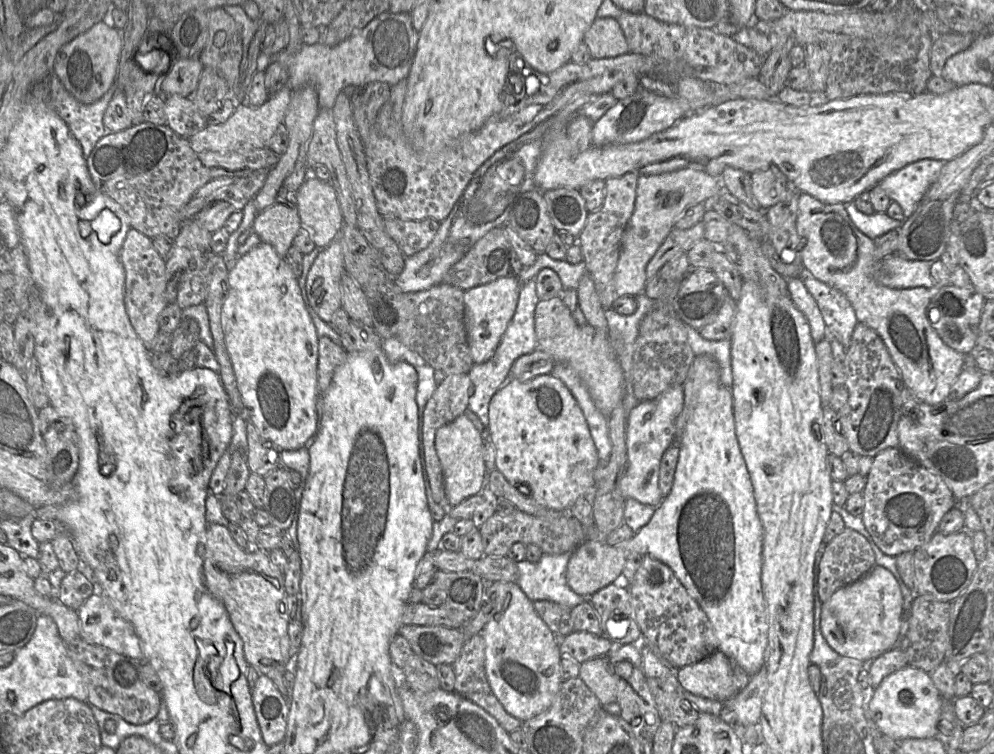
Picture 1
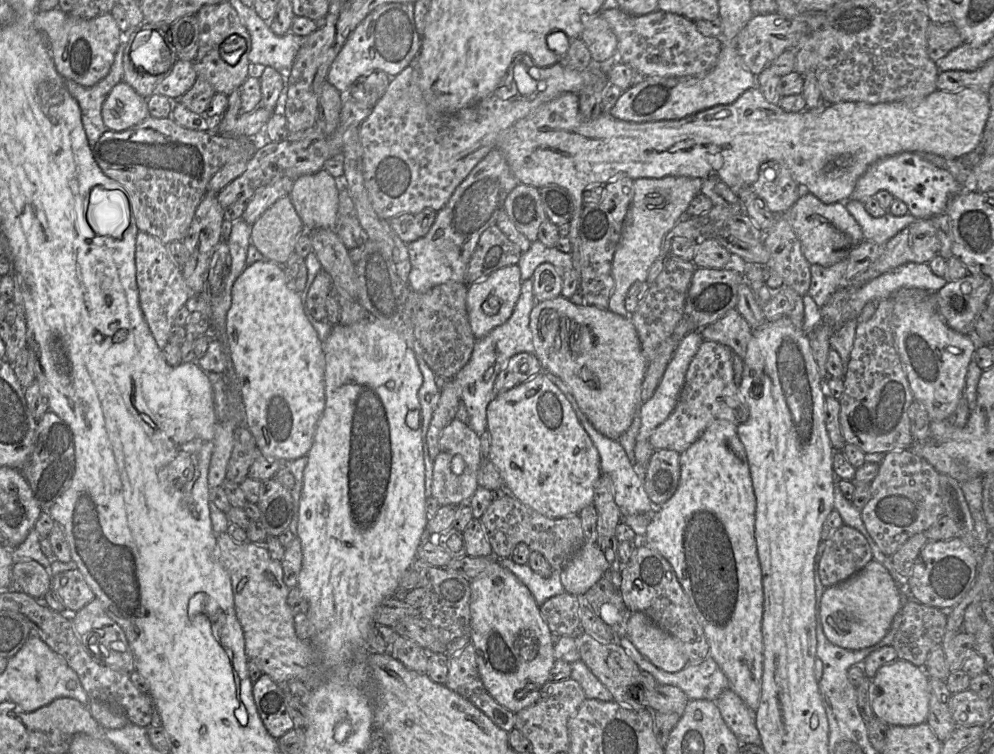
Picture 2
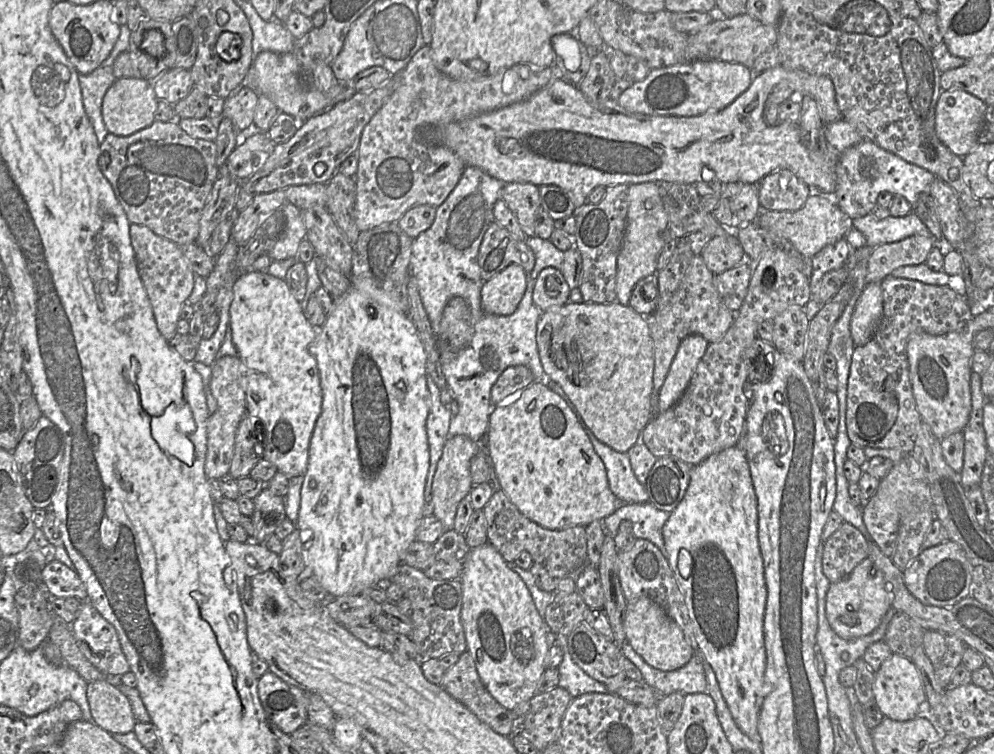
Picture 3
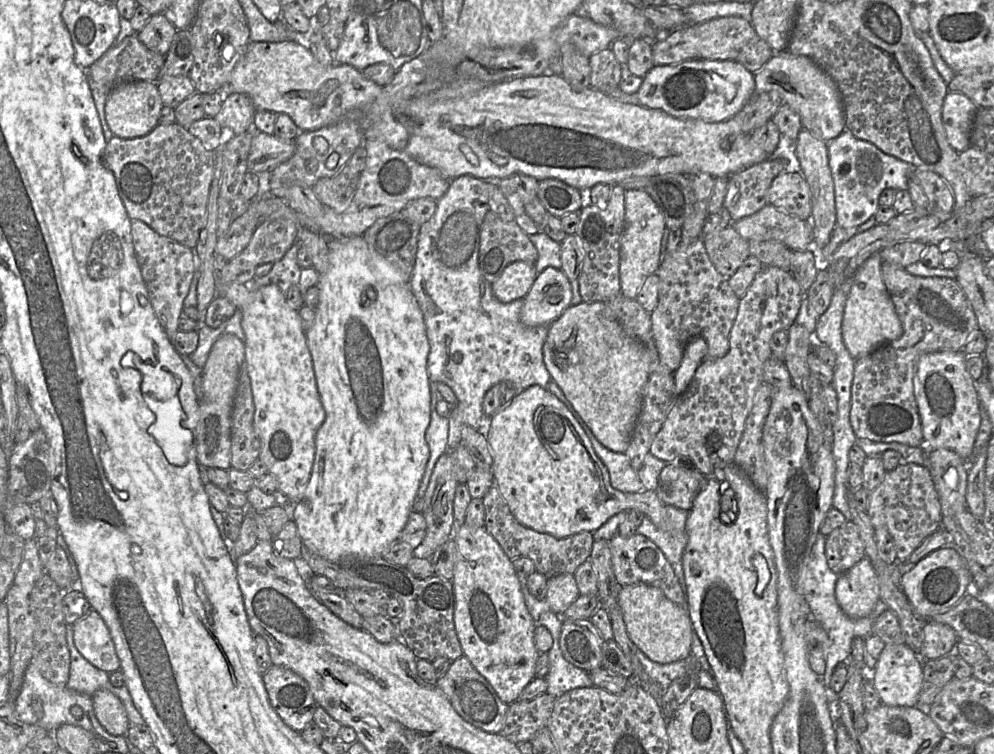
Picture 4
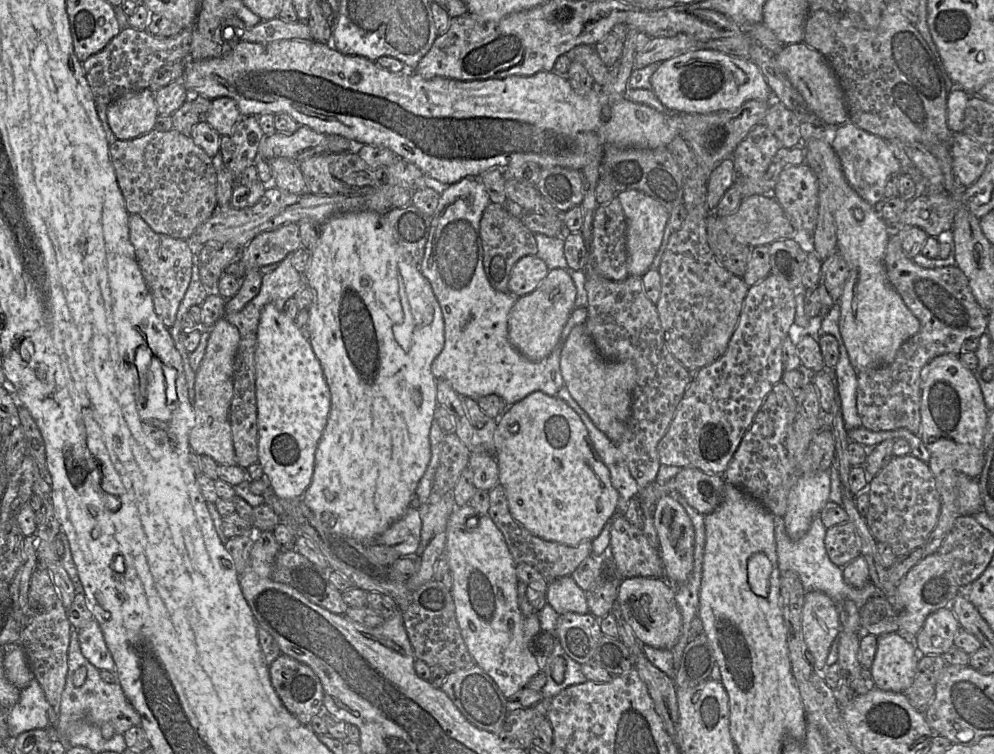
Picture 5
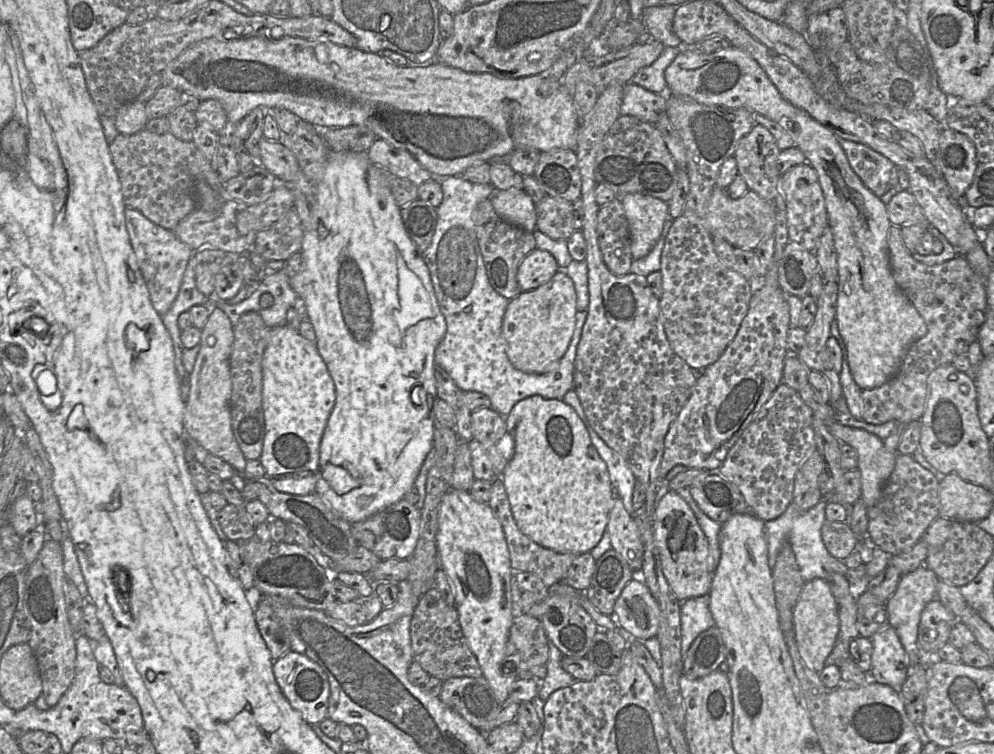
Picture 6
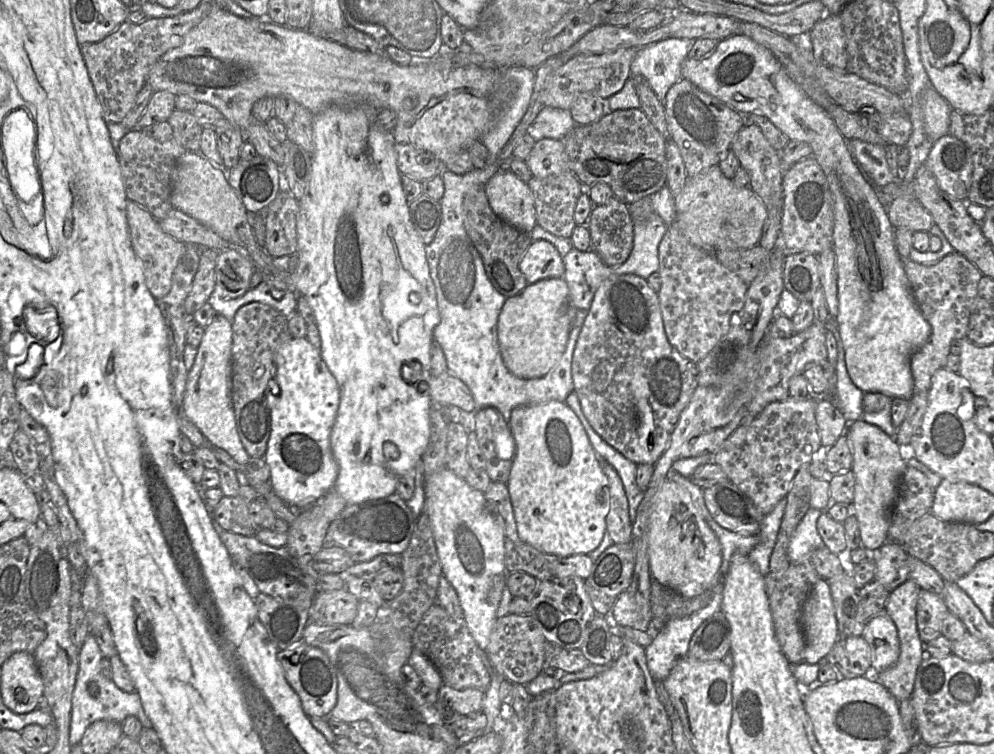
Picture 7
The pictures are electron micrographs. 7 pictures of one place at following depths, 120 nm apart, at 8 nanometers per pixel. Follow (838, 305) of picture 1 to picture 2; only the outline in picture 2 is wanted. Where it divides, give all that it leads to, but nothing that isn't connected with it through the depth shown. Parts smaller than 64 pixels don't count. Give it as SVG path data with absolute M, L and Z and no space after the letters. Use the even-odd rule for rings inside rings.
M846 259L828 267L811 264L811 282L808 293L820 308L840 287L846 287L849 284L850 281L845 278L847 266Z

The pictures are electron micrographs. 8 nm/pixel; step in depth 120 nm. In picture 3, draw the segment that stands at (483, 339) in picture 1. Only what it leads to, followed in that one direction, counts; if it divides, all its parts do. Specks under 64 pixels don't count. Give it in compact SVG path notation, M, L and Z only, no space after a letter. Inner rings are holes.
M510 264L484 282L481 289L482 310L495 316L513 314L525 293L528 274L521 266Z

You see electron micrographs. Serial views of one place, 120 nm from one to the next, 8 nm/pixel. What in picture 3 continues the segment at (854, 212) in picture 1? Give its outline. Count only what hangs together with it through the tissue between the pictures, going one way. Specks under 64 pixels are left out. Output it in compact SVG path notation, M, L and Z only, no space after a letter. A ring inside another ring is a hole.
M914 211L903 217L889 216L883 220L878 220L870 213L853 219L852 227L864 235L866 245L872 249L914 235L931 237L928 228Z

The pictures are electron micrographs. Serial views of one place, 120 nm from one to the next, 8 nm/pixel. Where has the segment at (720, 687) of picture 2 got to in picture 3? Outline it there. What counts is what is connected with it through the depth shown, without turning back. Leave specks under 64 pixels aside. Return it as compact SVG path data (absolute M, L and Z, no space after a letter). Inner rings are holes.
M628 641L620 647L623 654L640 670L644 682L658 691L660 695L665 696L676 692L683 695L706 692L704 657L701 653L694 653L690 661L677 670L661 671L647 664Z

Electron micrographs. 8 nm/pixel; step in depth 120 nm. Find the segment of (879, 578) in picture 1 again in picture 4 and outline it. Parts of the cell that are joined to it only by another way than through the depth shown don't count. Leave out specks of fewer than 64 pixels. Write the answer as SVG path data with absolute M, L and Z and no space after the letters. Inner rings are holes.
M864 557L848 571L840 574L835 597L842 611L850 618L867 617L880 599L877 573Z

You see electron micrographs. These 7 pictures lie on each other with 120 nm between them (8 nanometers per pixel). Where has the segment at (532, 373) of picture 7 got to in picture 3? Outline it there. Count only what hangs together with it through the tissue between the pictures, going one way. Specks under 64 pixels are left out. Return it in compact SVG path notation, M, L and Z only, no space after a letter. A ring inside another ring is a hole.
M547 267L539 273L535 281L532 301L541 312L545 312L569 302L570 290L561 271Z

